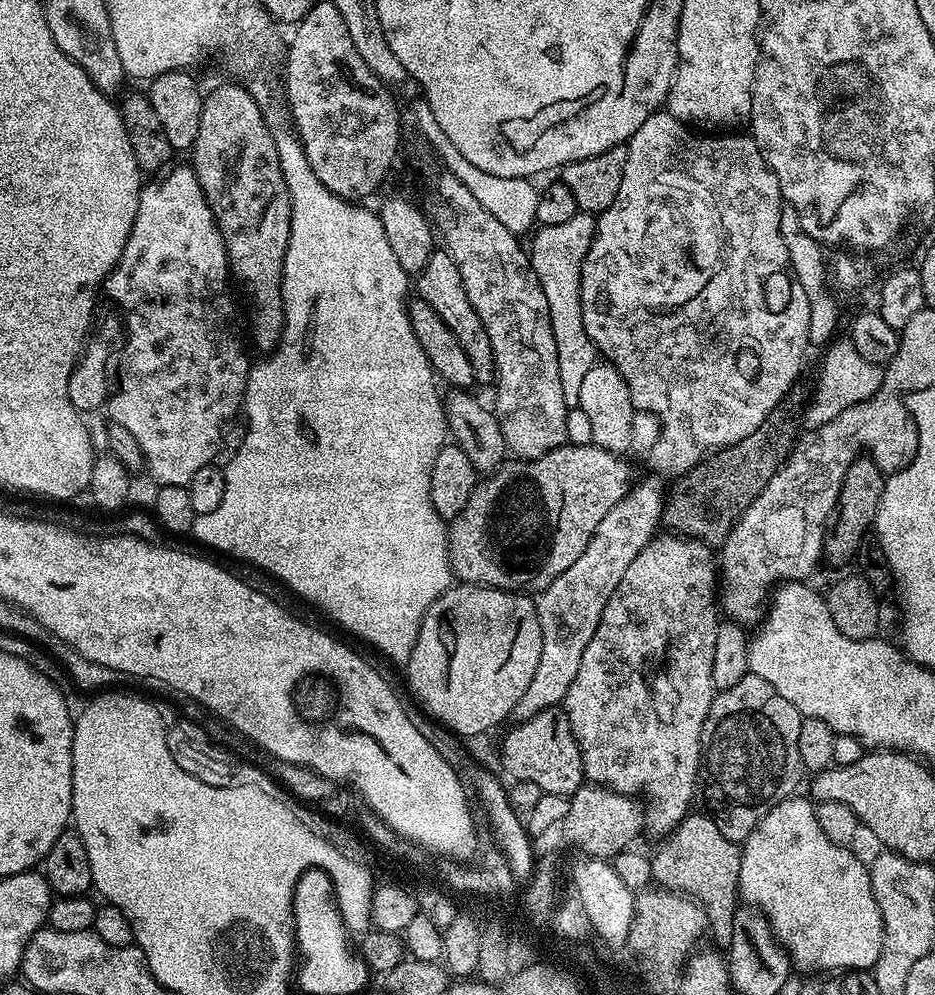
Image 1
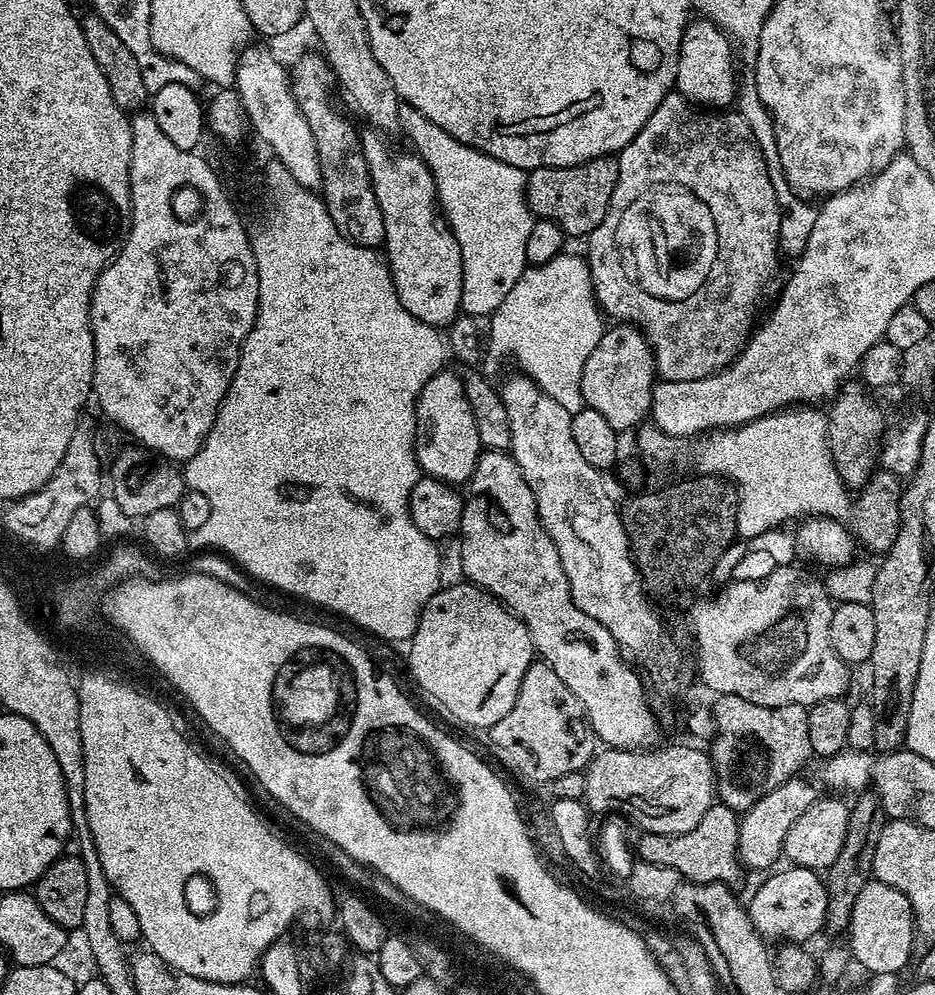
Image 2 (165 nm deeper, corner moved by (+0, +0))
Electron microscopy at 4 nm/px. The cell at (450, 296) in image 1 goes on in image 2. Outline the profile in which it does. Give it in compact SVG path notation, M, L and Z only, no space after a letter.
M375 130L360 132L374 194L384 219L383 251L398 298L414 318L432 328L447 329L461 315L462 254L452 229L438 215L436 183L415 151L395 152Z

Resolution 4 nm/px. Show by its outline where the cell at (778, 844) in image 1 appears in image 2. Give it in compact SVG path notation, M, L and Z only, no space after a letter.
M872 878L854 902L847 938L851 959L855 963L857 960L868 974L900 974L912 956L912 943L918 940L916 920L912 917L912 907L906 894L902 894L902 890L894 890L894 886L886 886L886 882Z

